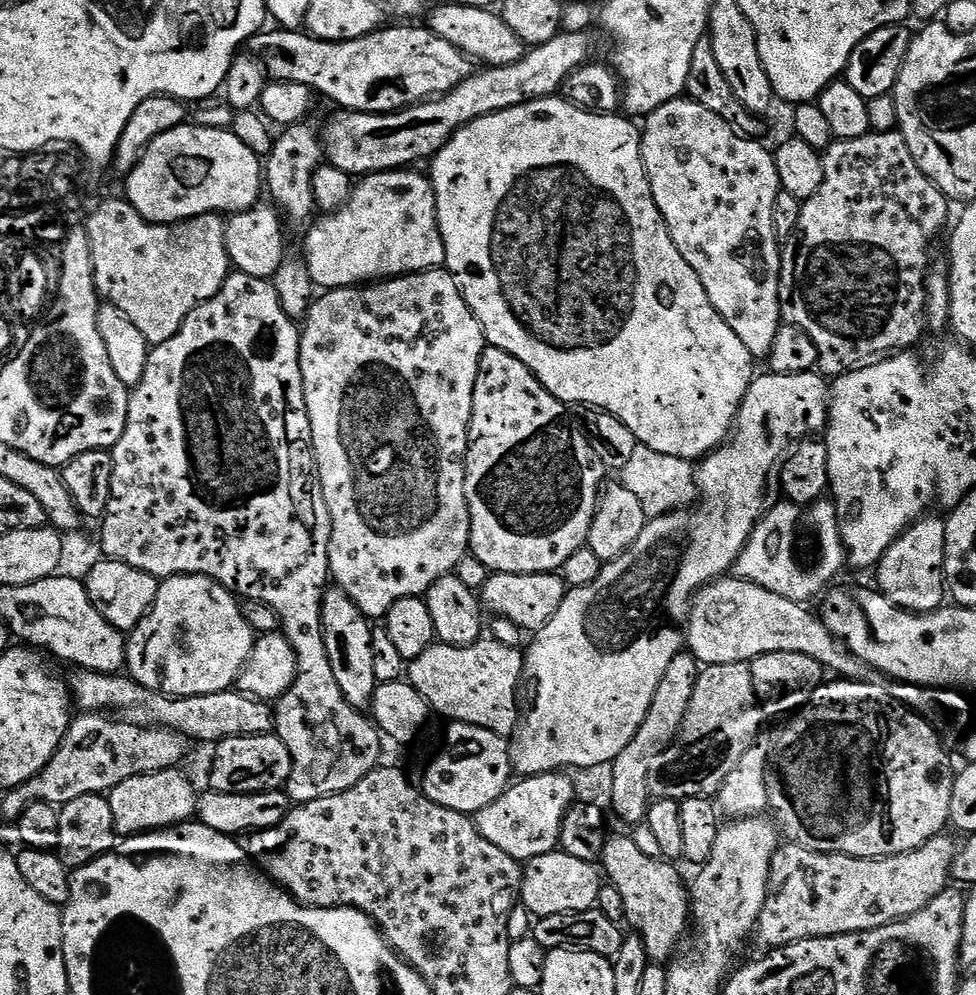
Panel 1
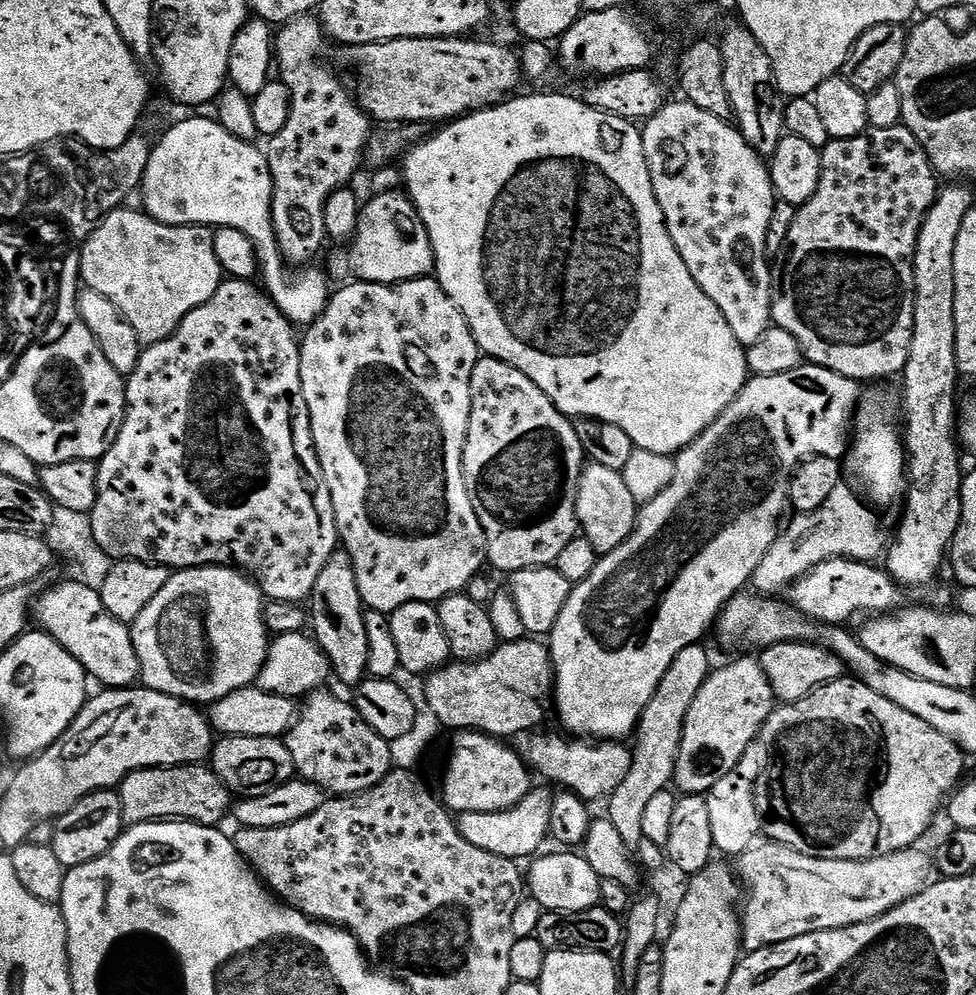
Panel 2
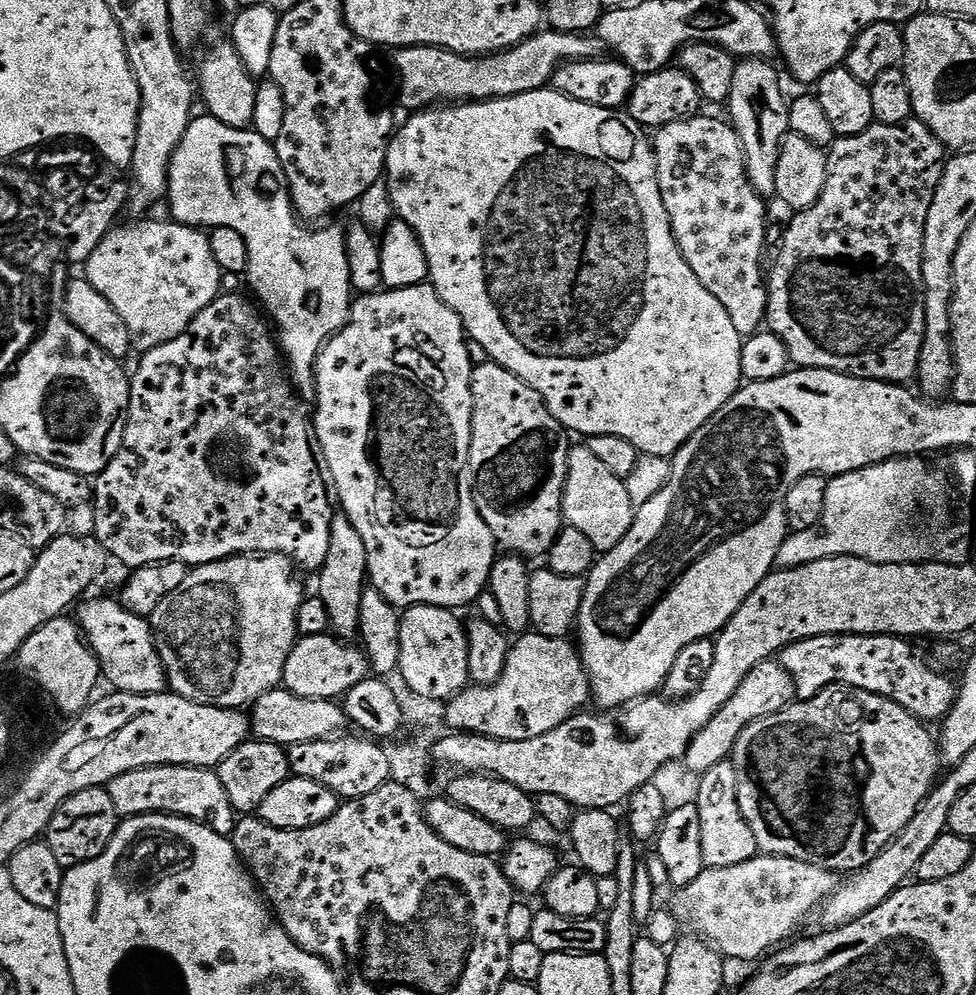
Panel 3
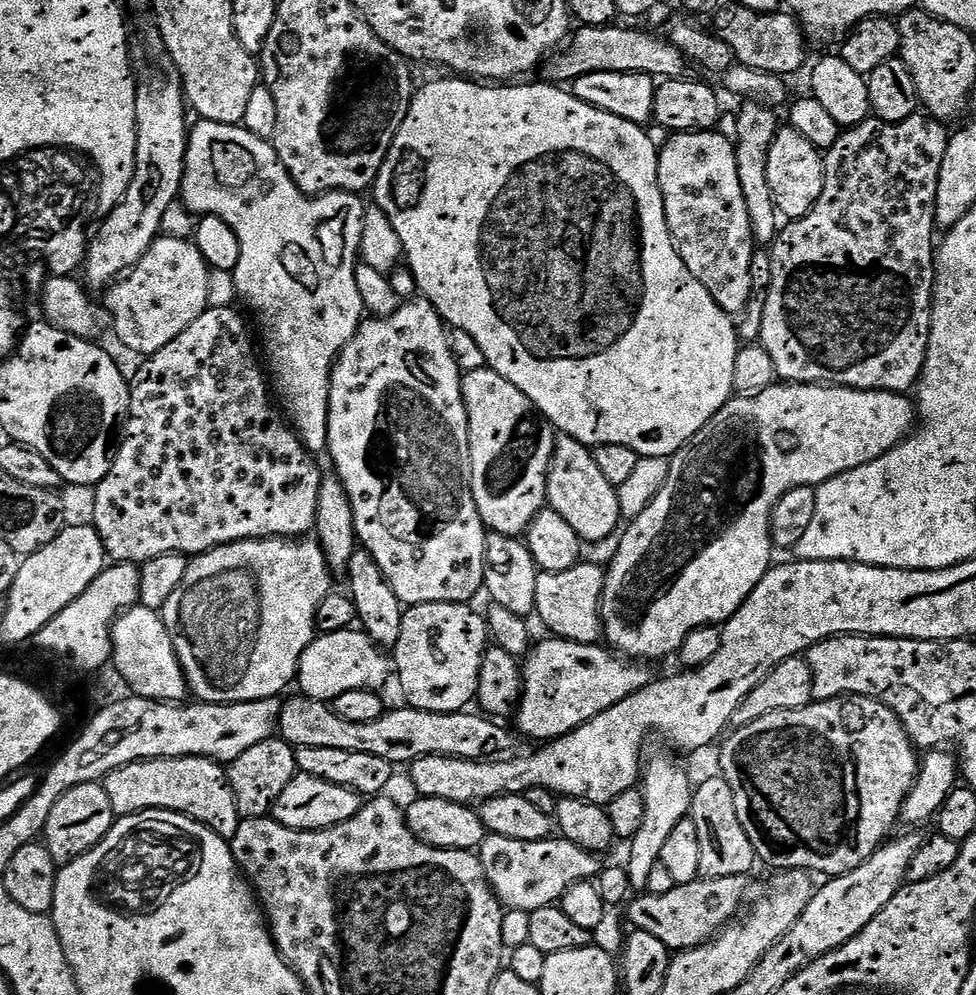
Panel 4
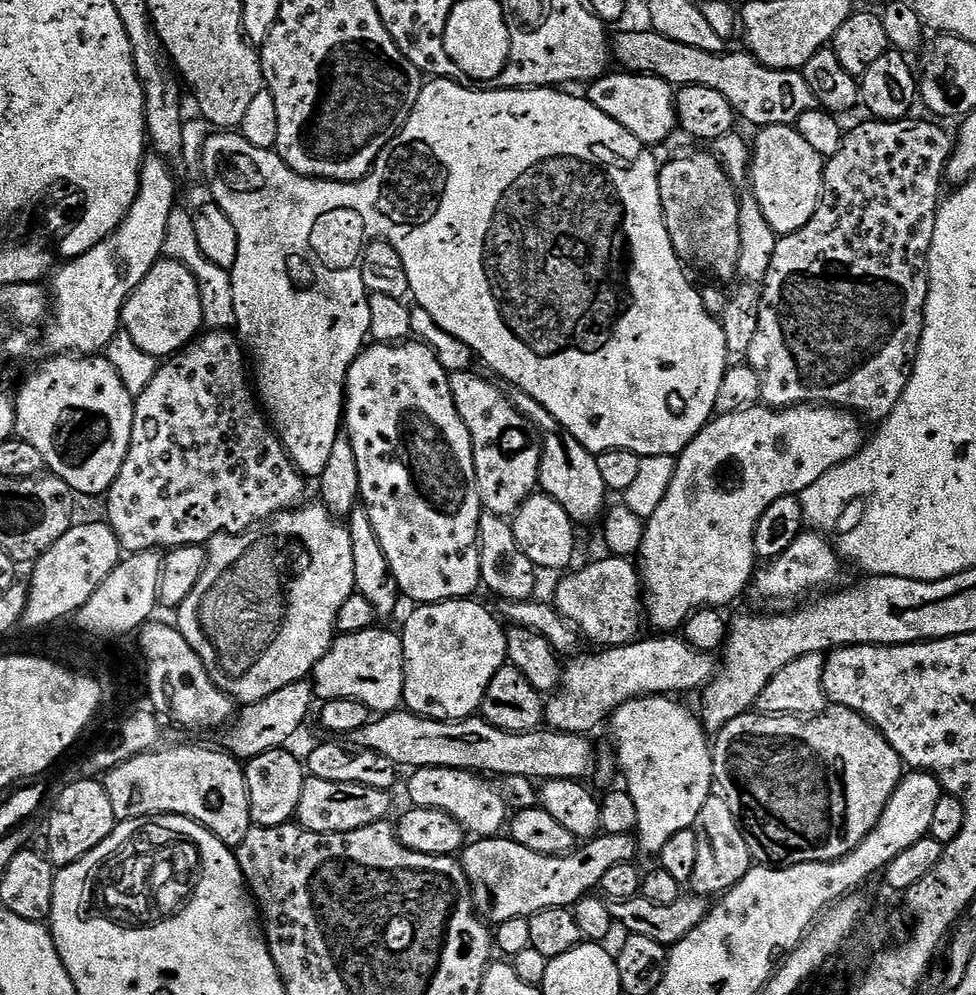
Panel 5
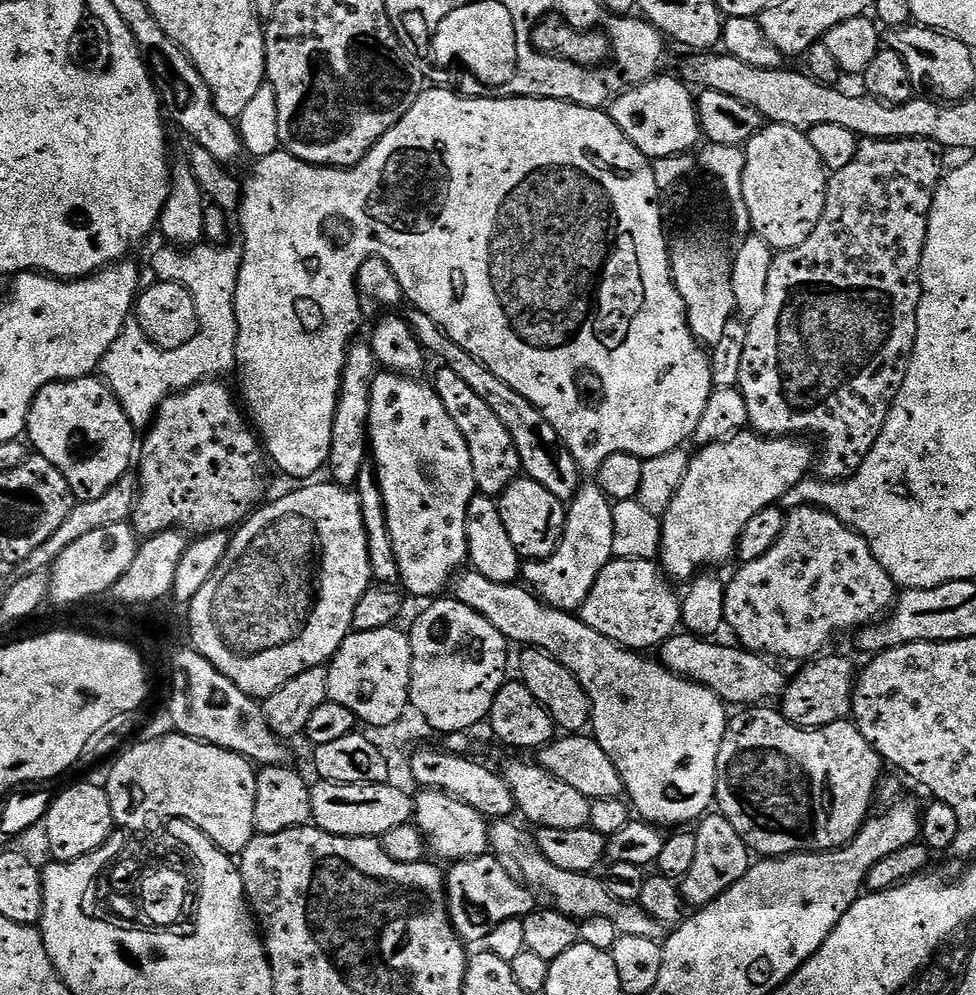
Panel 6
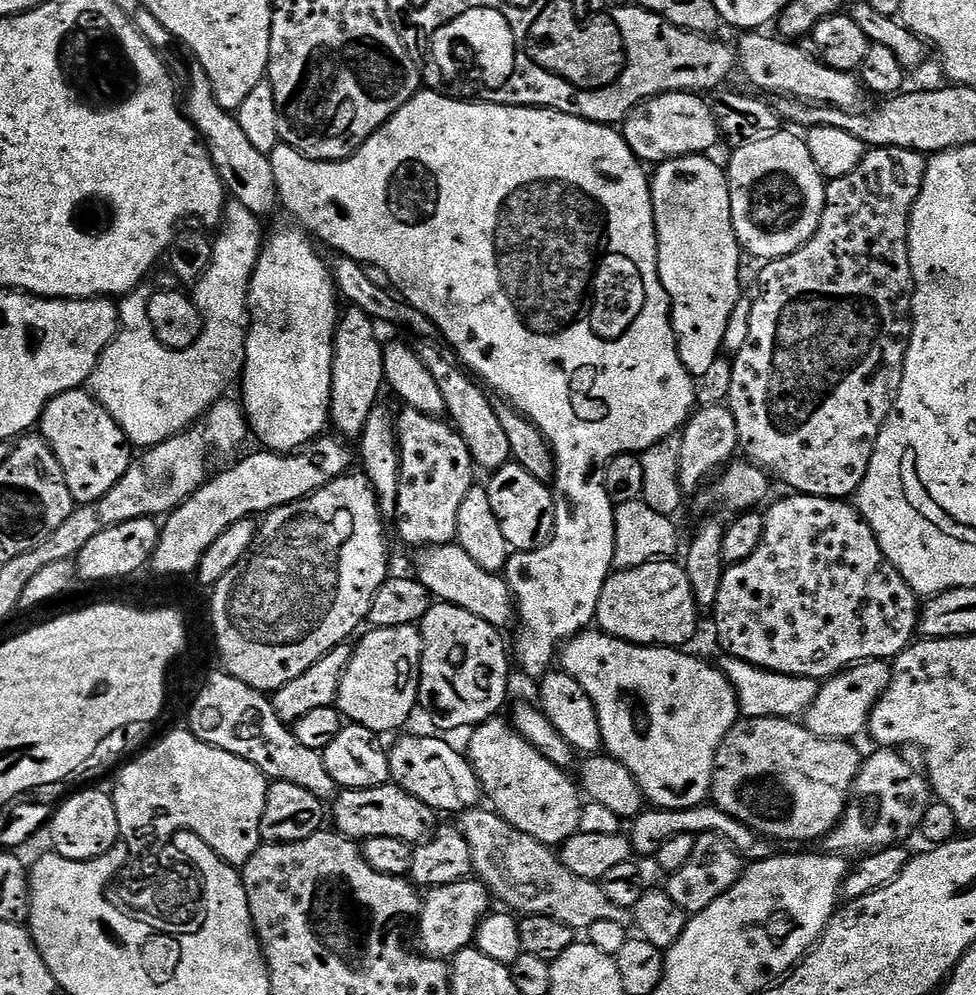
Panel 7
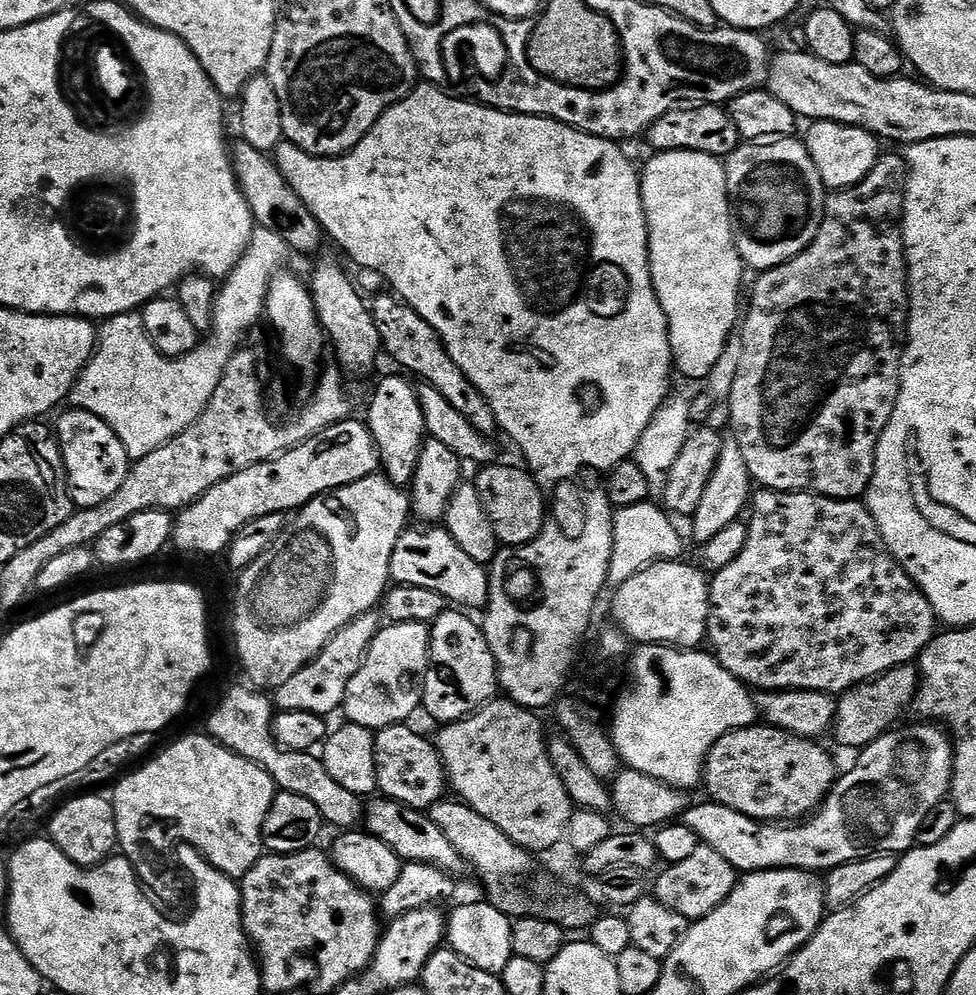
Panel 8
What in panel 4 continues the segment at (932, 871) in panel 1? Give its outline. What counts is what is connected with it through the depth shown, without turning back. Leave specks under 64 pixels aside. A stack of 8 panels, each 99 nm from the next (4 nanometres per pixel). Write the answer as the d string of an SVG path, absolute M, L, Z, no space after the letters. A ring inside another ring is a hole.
M742 876L714 878L713 880L701 878L689 884L677 884L674 890L670 890L670 894L658 894L657 896L640 894L627 901L628 920L635 931L654 934L654 938L658 938L658 942L662 942L670 950L697 948L699 944L707 944L721 928L737 919L736 911L739 910L740 903L744 900L744 883L746 880Z

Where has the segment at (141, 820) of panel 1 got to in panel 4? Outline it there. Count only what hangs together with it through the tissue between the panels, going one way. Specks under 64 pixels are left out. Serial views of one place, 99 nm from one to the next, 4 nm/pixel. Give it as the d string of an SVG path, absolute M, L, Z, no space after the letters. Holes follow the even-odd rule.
M183 756L169 760L139 760L136 764L127 764L118 770L108 773L103 781L106 794L110 798L110 806L117 817L134 816L137 812L146 810L170 810L181 812L200 824L205 824L226 841L234 838L234 830L238 830L242 819L240 811L236 809L236 799L232 788L228 785L225 769L215 760L208 760L205 756Z

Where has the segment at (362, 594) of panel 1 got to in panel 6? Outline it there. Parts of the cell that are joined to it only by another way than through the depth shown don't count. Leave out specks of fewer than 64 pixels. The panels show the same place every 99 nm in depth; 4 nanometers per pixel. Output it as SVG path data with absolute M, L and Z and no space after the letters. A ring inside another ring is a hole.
M377 371L370 390L368 443L370 460L376 465L376 481L380 483L382 502L386 506L386 526L390 528L394 558L398 558L399 583L404 584L403 591L409 597L436 598L468 564L466 510L478 489L470 446L466 446L462 430L458 430L454 418L446 414L446 406L442 406L442 398L438 398L435 387L422 381L399 372Z

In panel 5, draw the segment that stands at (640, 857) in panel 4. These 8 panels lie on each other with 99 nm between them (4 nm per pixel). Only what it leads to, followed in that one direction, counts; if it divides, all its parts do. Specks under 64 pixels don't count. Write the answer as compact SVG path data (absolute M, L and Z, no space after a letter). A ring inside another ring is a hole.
M671 695L666 696L637 696L635 699L627 700L620 708L616 709L610 717L610 725L612 724L612 740L616 743L614 747L614 759L618 765L619 771L624 772L624 780L626 783L626 791L630 794L630 798L634 798L634 806L638 809L638 826L635 830L635 837L638 841L638 848L641 853L652 852L658 854L662 850L662 846L666 846L666 842L670 842L670 838L674 838L674 834L678 834L678 830L686 830L695 825L698 814L702 814L702 806L706 806L709 796L714 792L714 777L712 775L712 744L710 743L709 733L706 731L701 717L696 716L684 704L679 704L679 699L673 698Z

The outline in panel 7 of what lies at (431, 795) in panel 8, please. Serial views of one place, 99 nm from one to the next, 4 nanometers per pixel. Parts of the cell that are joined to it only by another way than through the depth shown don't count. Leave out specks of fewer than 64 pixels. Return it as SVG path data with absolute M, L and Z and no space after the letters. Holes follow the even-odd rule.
M404 736L393 748L389 747L387 753L391 783L406 790L406 794L418 798L418 802L430 806L436 813L459 814L481 807L480 779L461 749L459 752L454 745L436 736Z

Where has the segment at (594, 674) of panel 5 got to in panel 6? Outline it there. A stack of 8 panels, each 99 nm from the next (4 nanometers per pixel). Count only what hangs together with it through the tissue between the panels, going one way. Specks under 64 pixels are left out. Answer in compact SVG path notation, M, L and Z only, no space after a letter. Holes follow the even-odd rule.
M677 634L669 638L658 649L659 659L664 667L674 674L686 676L689 680L705 684L714 694L718 694L725 705L760 706L765 702L783 697L786 687L786 675L775 668L771 659L749 652L747 648L728 644L715 644L712 638L701 638L691 634Z

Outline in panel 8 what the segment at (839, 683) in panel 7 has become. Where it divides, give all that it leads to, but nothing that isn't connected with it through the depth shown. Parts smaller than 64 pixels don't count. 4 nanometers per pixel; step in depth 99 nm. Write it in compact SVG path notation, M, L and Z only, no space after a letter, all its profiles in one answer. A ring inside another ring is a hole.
M904 664L901 668L890 670L884 676L877 676L875 680L870 680L866 684L859 684L856 688L851 688L849 692L843 693L836 700L836 721L834 723L834 737L844 748L856 748L862 750L867 744L874 743L879 736L883 736L897 723L896 719L904 712L904 707L909 707L910 701L915 697L918 687L918 672L912 664Z

